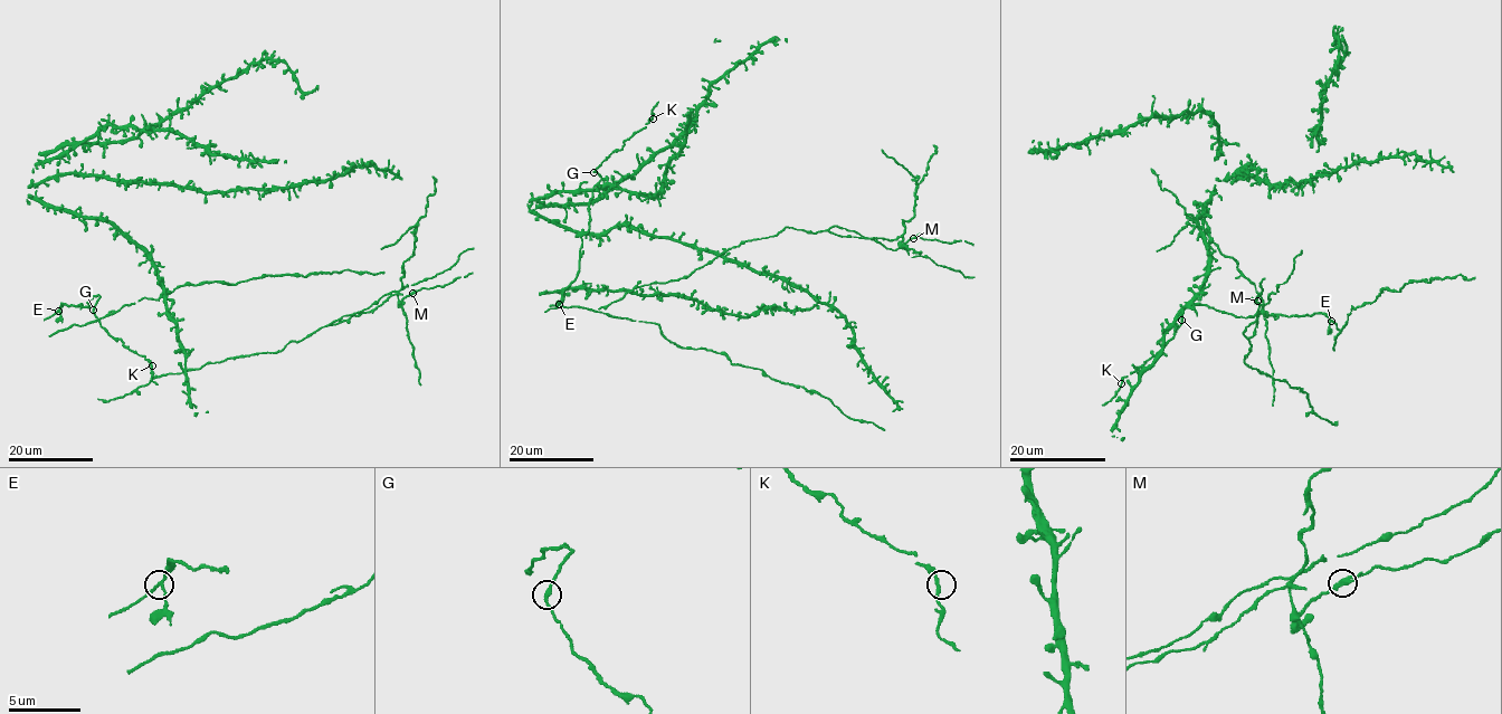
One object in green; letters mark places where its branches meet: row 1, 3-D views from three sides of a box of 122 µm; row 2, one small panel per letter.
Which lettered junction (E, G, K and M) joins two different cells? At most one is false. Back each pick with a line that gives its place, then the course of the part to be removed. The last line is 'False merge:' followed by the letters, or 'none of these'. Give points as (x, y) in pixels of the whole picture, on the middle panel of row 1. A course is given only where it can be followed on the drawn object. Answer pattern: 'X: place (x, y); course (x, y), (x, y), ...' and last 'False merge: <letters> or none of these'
M: place (913, 238); course (913, 238), (899, 244), (904, 232), (904, 220), (908, 221), (914, 215), (915, 188), (935, 153), (933, 144)
False merge: M

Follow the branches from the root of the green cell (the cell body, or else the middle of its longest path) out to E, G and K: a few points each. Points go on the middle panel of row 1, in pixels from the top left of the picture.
E: (623, 145), (593, 171), (601, 179), (589, 200), (579, 272), (559, 304)
G: (623, 145), (593, 172)
K: (623, 145), (653, 118)

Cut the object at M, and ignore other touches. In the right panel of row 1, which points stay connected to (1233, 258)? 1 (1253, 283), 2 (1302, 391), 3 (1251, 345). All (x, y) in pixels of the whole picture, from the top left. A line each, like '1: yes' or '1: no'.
1: yes
2: no
3: no

